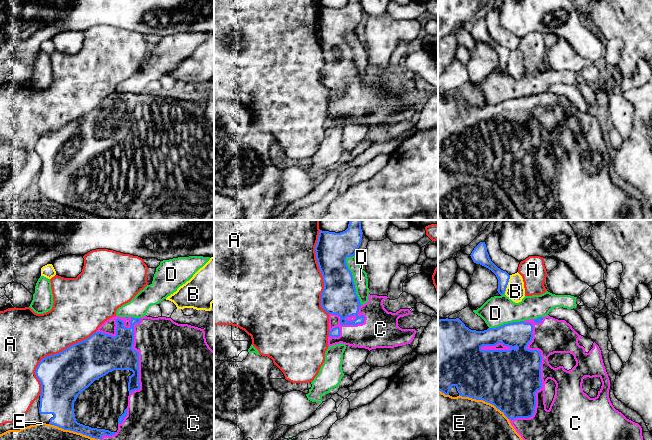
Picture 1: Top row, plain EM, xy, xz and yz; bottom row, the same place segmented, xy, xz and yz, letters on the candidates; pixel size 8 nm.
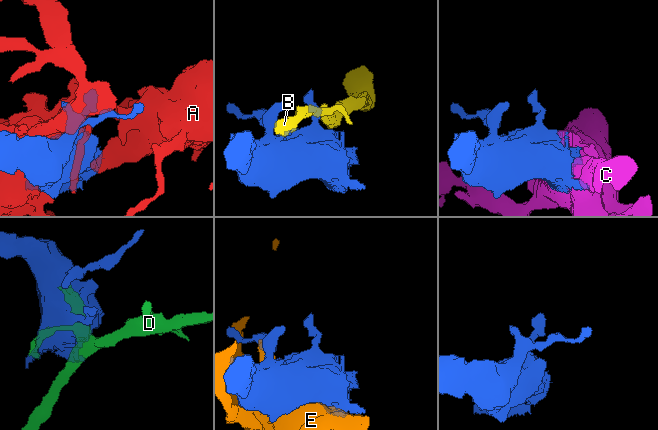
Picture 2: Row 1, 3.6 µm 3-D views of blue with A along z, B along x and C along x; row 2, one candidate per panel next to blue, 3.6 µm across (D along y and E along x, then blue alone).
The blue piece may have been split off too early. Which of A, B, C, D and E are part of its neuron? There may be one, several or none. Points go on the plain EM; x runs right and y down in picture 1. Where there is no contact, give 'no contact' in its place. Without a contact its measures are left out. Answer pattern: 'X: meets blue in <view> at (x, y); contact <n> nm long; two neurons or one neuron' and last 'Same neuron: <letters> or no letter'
A: meets blue in xy at (51, 131); contact 700 nm long; two neurons
B: meets blue in yz at (507, 60); contact 160 nm long; two neurons
C: meets blue in yz at (540, 147); contact 800 nm long; one neuron
D: meets blue in xz at (353, 57); contact 420 nm long; two neurons
E: meets blue in yz at (484, 176); contact 440 nm long; two neurons
Same neuron: C

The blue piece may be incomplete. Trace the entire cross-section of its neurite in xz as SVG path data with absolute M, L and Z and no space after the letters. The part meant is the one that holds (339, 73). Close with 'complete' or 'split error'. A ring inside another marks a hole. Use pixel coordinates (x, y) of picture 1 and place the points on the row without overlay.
M348 0L348 4L340 9L322 6L319 8L315 29L324 57L321 83L329 90L328 123L342 119L370 127L410 120L416 106L398 102L398 95L409 91L409 85L400 85L396 89L388 88L383 81L383 77L388 73L370 70L369 77L362 81L356 70L353 51L346 40L346 34L355 32L362 17L362 10L361 0Z; split error

